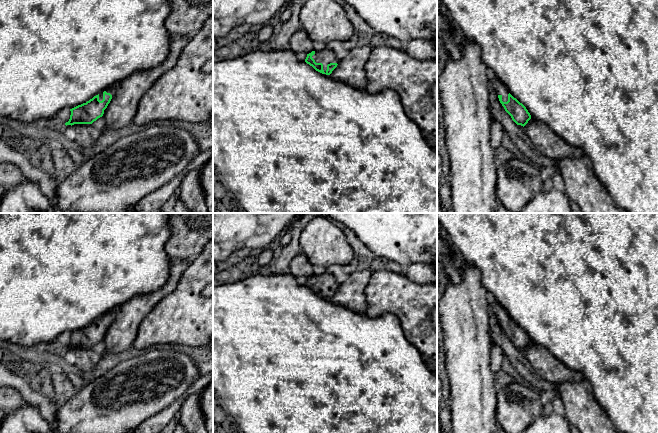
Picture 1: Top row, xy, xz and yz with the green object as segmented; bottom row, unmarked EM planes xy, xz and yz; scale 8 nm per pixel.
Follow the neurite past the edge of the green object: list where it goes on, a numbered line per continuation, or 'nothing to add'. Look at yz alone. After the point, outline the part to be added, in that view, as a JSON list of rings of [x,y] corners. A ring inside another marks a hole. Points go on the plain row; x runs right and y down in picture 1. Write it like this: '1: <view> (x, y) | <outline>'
1: yz (498, 310) | [[[490,297],[490,309],[492,310],[492,313],[497,317],[497,319],[502,320],[503,326],[508,325],[509,315],[508,315],[507,311],[497,300],[495,300],[491,297]]]

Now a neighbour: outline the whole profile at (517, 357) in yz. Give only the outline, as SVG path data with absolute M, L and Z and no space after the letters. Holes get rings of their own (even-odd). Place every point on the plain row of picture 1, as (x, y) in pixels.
M497 325L493 330L490 330L493 343L499 344L509 359L513 367L518 373L533 387L537 388L540 392L552 391L557 394L555 386L548 381L540 378L531 364L528 362L524 351L518 350L505 335L500 325Z

